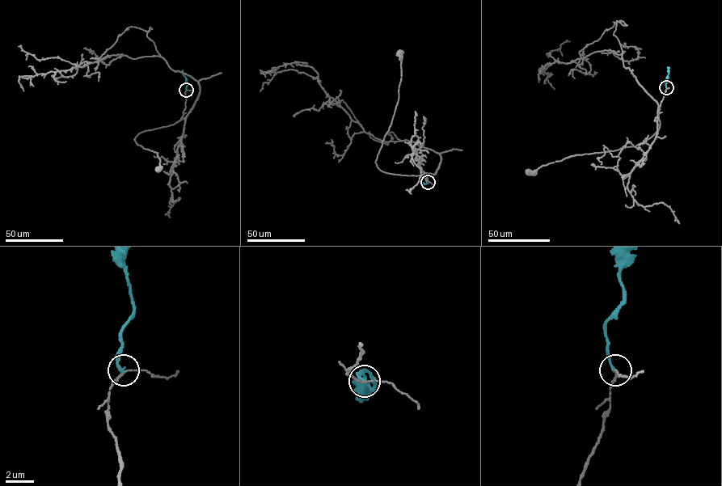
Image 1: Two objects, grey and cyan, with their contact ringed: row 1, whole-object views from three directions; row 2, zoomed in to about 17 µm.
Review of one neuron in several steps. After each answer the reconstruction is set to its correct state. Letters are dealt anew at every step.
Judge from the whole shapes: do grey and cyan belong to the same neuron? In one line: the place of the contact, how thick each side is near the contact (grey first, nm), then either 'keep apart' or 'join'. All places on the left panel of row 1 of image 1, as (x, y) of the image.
at (186, 90); 120 nm thick on the grey side, 170 nm on the other; keep apart

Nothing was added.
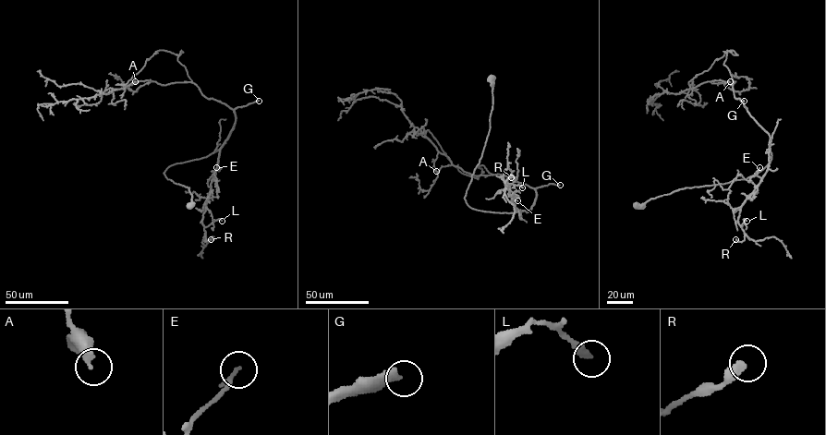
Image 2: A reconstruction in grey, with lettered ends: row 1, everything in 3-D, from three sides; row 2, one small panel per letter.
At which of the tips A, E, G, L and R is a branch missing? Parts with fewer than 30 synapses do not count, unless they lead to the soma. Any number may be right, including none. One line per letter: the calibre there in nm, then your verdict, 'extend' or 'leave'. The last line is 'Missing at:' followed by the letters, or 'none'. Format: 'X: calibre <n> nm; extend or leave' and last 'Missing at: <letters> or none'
A: calibre 440 nm; leave
E: calibre 150 nm; leave
G: calibre 300 nm; extend
L: calibre 280 nm; leave
R: calibre 380 nm; leave
Missing at: G

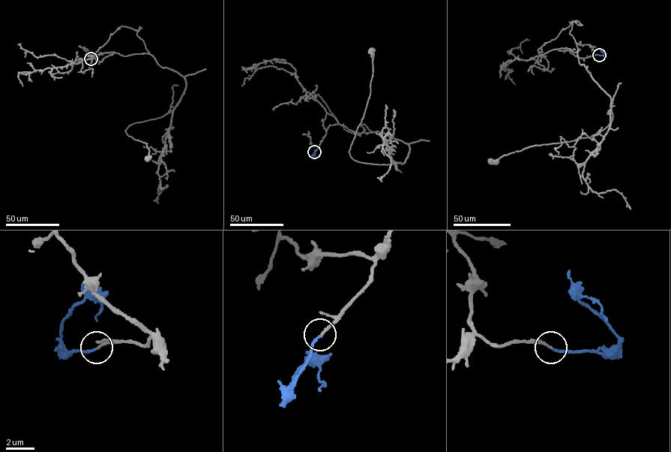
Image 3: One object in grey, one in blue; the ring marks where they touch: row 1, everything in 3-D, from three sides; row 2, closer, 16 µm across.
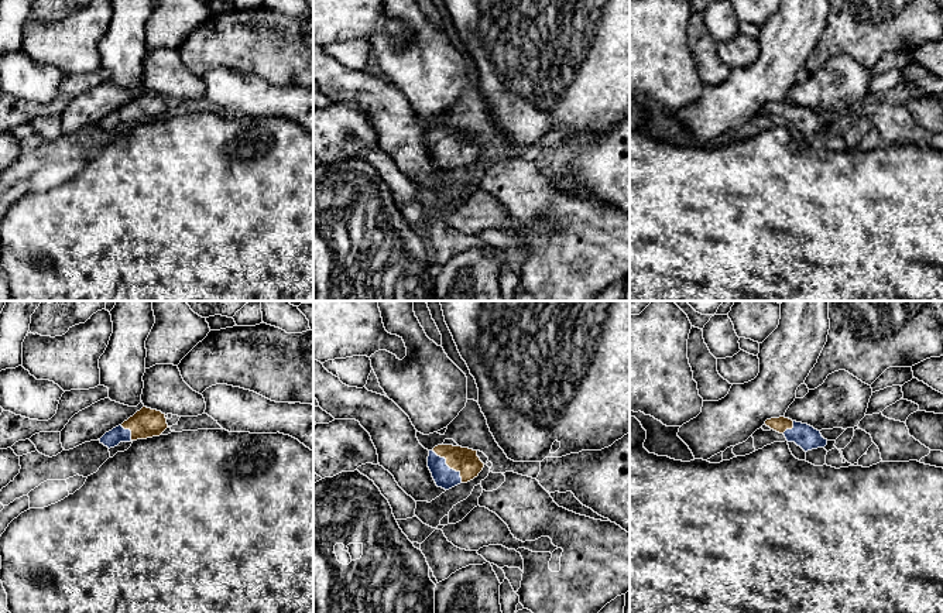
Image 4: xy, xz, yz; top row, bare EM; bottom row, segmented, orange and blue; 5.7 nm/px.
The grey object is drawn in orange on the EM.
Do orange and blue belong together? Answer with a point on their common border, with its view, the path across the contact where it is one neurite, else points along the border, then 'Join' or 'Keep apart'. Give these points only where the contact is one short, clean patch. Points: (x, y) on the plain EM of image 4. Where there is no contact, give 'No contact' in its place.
Touches orange at xz (449, 150). Path across: xz (462, 143), (456, 149), (449, 150), (443, 160). Join

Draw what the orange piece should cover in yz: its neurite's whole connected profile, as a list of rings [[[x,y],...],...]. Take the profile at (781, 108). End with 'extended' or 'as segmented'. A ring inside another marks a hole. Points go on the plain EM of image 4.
[[[779,100],[767,103],[765,109],[779,117],[783,117],[788,126],[795,126],[805,136],[824,131],[827,129],[827,123],[822,120],[820,114],[807,107]]]; extended

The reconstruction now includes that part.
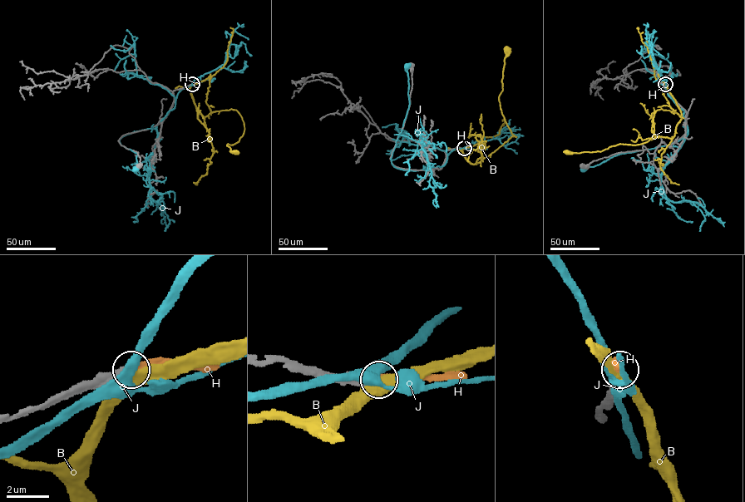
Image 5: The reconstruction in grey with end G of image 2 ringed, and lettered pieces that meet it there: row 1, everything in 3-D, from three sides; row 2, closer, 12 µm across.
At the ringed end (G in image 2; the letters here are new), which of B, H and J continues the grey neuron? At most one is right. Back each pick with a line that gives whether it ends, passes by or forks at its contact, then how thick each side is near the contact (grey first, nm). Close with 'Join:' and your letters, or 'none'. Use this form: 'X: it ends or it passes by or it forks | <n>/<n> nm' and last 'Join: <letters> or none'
H: it ends | 320/280 nm
Join: H

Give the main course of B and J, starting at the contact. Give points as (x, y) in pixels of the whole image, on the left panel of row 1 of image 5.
B: (191, 85), (190, 94), (204, 116), (230, 109), (239, 114), (244, 135), (227, 145), (235, 152)
J: (191, 85), (180, 91), (175, 106), (155, 129), (134, 131), (120, 138), (121, 145), (137, 154), (135, 169)

